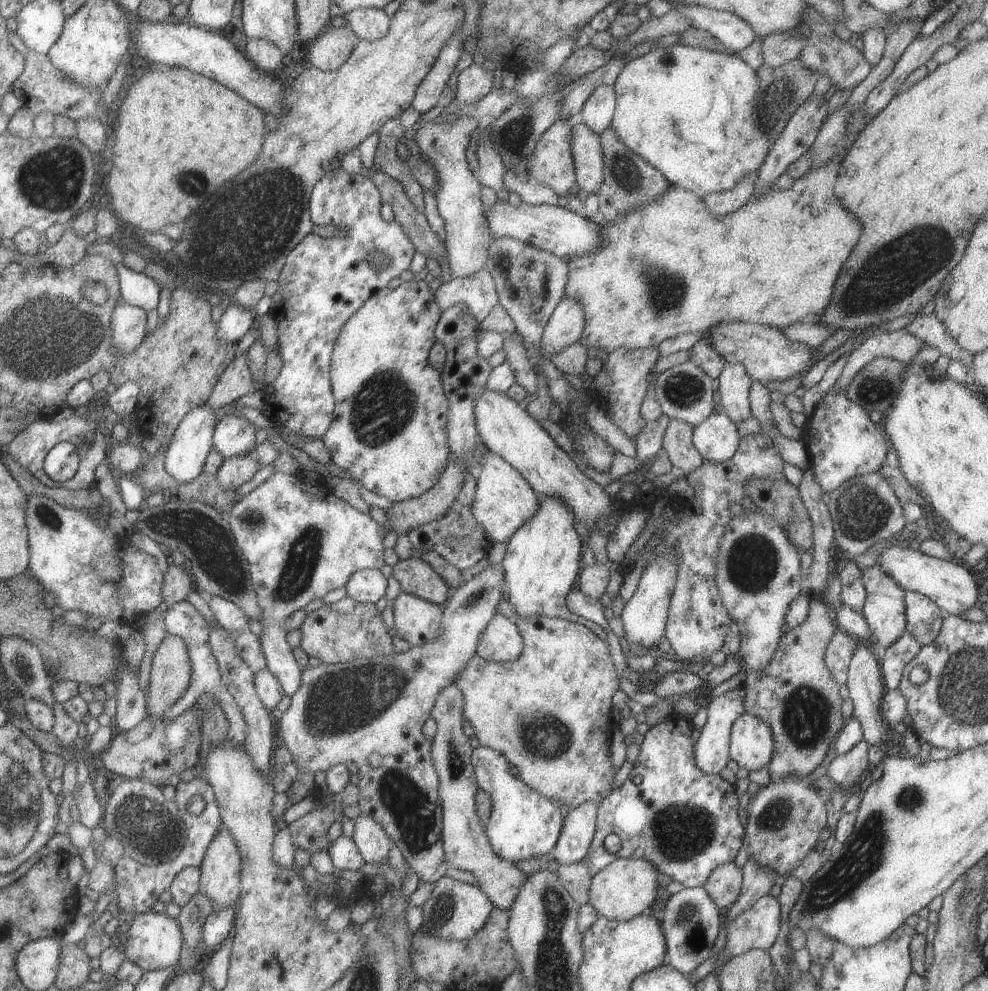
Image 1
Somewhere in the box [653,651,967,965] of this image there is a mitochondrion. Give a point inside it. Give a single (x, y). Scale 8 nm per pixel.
(865, 854)

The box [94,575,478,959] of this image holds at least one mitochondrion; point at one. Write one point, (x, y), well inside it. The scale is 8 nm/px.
(338, 706)

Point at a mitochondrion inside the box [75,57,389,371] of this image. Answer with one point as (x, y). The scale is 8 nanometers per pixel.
(241, 232)

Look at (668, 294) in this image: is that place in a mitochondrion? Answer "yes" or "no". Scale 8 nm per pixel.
yes

